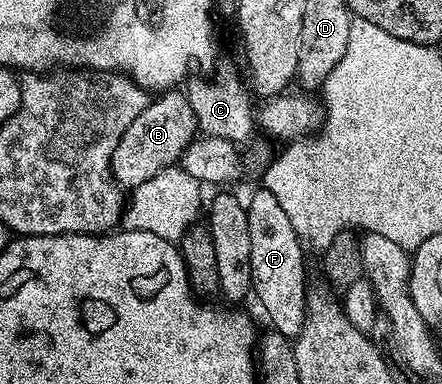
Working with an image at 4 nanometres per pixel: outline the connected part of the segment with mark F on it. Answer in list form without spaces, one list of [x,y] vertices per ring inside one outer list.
[[[266,187],[257,188],[257,192],[246,200],[250,222],[251,295],[254,300],[256,296],[261,310],[268,315],[269,325],[284,336],[294,338],[302,330],[306,318],[310,287],[309,281],[304,281],[306,248],[294,226],[290,226],[290,218],[286,218],[286,210],[282,210],[278,198],[274,198]]]

